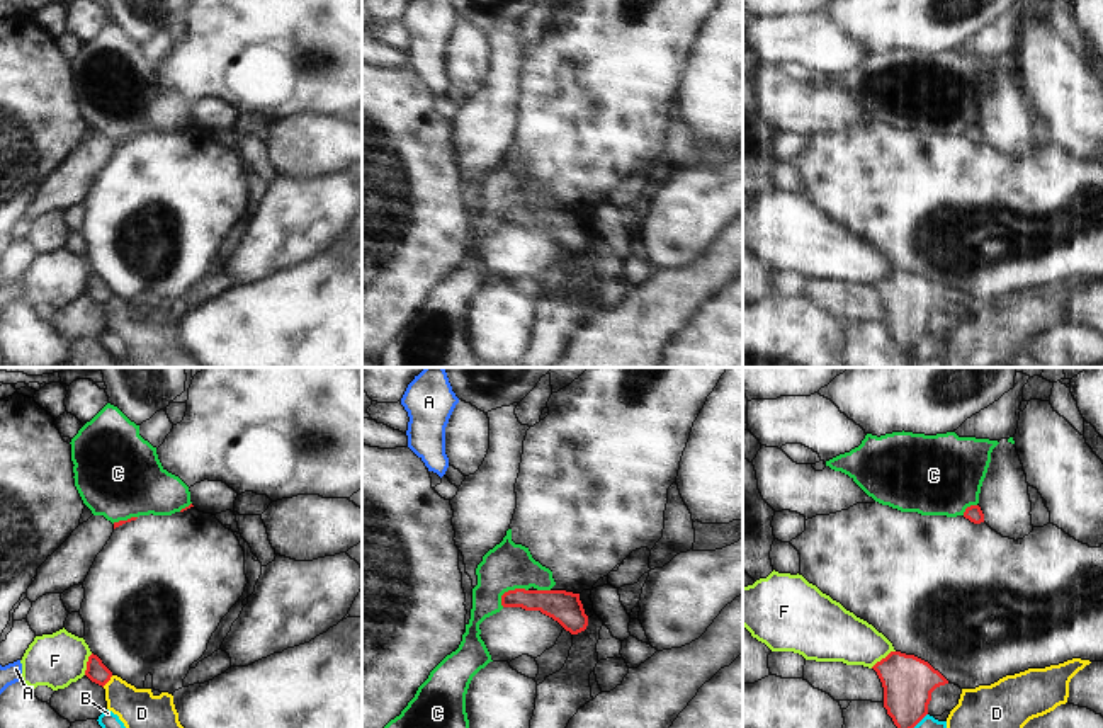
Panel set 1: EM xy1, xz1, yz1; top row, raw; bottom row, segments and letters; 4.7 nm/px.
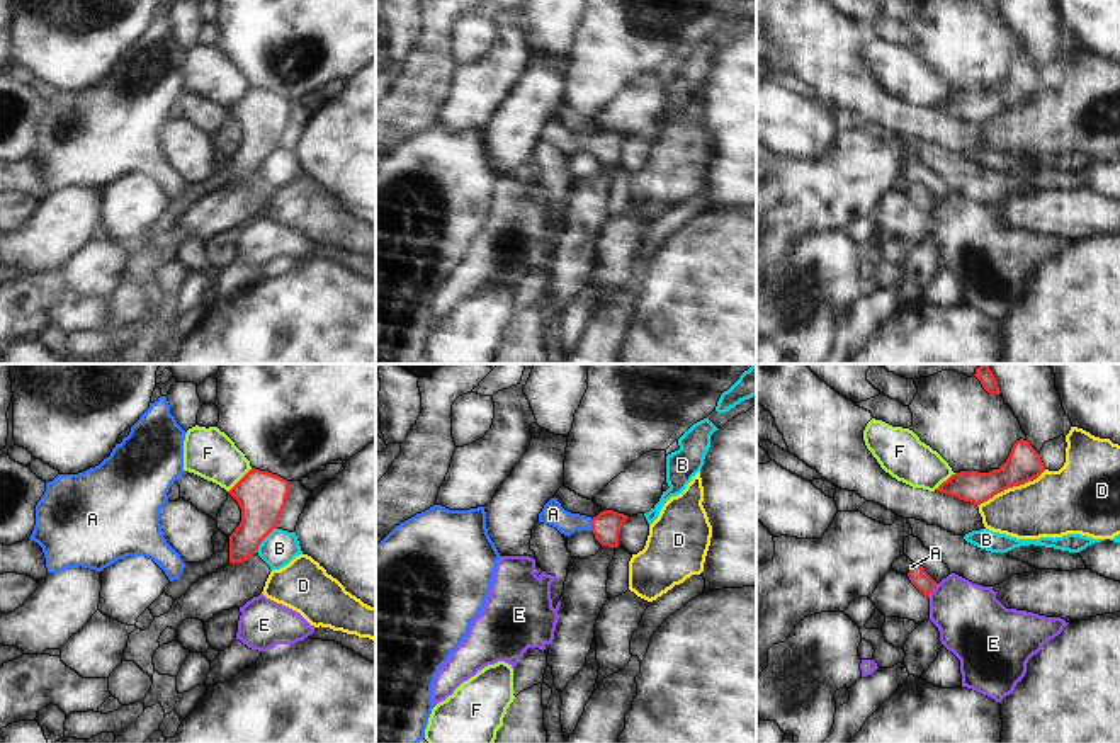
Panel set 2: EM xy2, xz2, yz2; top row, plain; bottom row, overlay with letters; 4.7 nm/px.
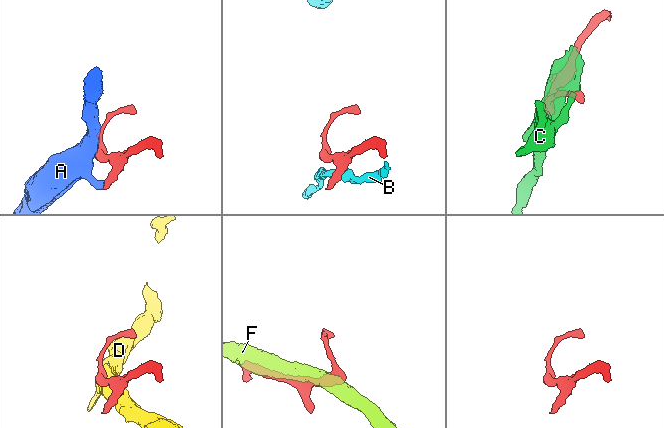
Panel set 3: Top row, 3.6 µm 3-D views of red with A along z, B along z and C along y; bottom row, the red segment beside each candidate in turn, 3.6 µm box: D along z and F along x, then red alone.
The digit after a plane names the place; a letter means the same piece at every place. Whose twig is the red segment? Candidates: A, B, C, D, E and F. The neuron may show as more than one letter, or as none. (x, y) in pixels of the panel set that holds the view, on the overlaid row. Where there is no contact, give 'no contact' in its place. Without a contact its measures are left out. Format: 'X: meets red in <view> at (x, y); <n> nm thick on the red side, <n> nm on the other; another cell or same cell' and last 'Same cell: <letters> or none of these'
A: meets red in xz2 at (592, 524); 140 nm thick on the red side, 110 nm on the other; same cell
B: meets red in xy2 at (264, 538); 220 nm thick on the red side, 170 nm on the other; another cell
C: meets red in xz1 at (510, 591); 140 nm thick on the red side, 220 nm on the other; another cell
D: meets red in yz2 at (1012, 487); 170 nm thick on the red side, 300 nm on the other; another cell
E: meets red in yz2 at (932, 590); 90 nm thick on the red side, 320 nm on the other; another cell
F: meets red in yz1 at (882, 659); 240 nm thick on the red side, 260 nm on the other; another cell
Same cell: A

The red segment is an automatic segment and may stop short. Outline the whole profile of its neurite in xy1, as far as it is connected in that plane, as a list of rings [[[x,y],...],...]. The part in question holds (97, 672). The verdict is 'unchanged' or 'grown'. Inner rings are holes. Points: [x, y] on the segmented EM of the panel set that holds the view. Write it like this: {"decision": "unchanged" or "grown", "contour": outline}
{"decision": "unchanged", "contour": [[[92,653],[87,662],[85,675],[92,682],[104,687],[110,680],[112,672],[102,663],[102,660],[97,655]]]}

